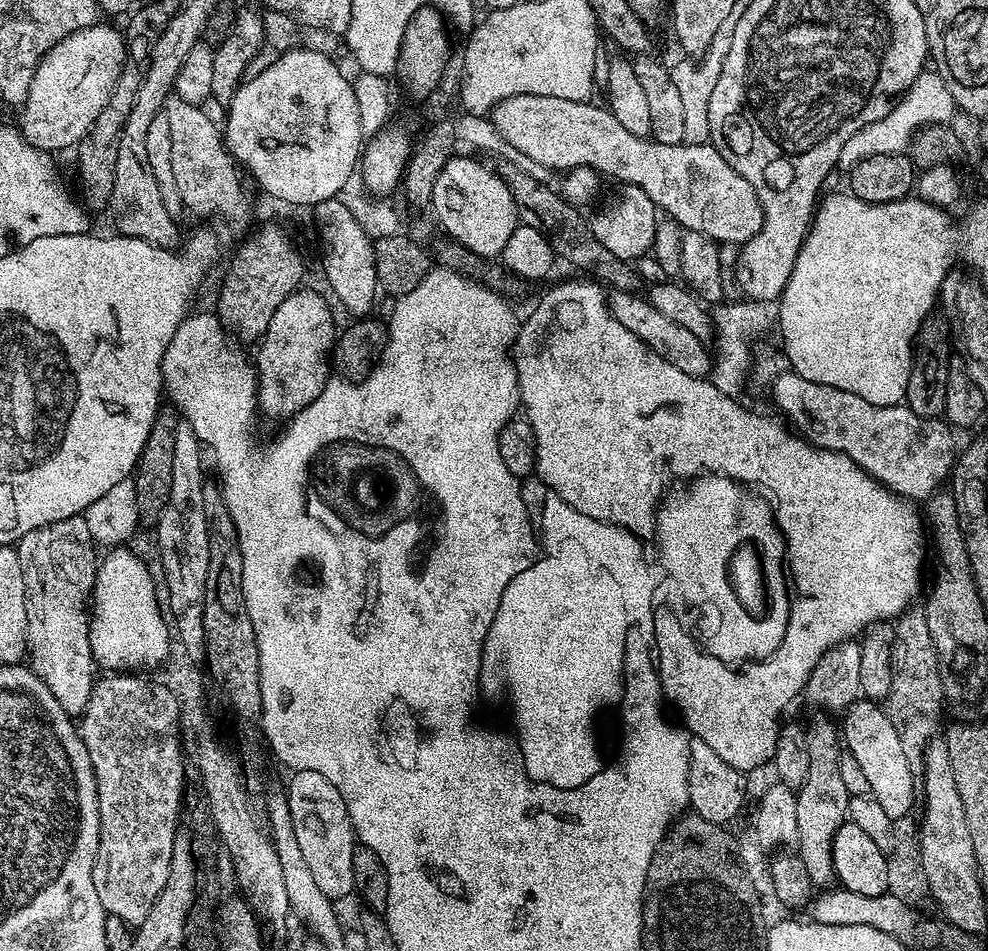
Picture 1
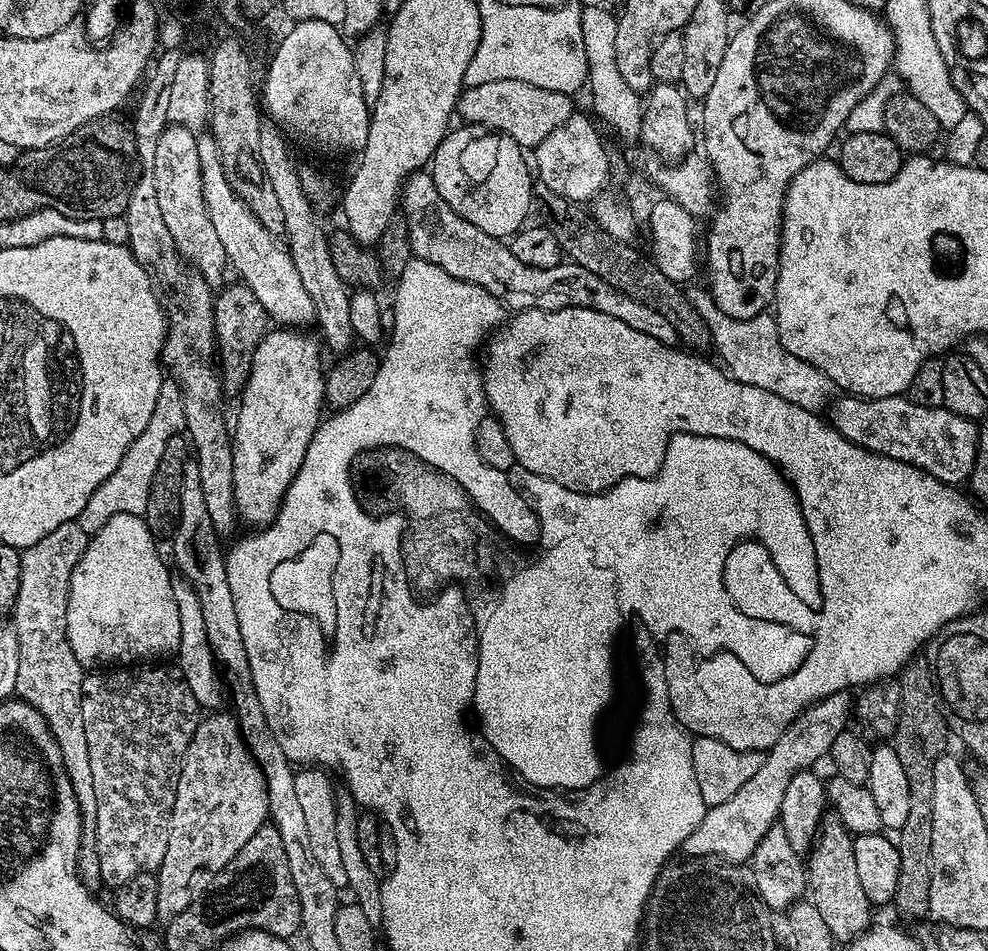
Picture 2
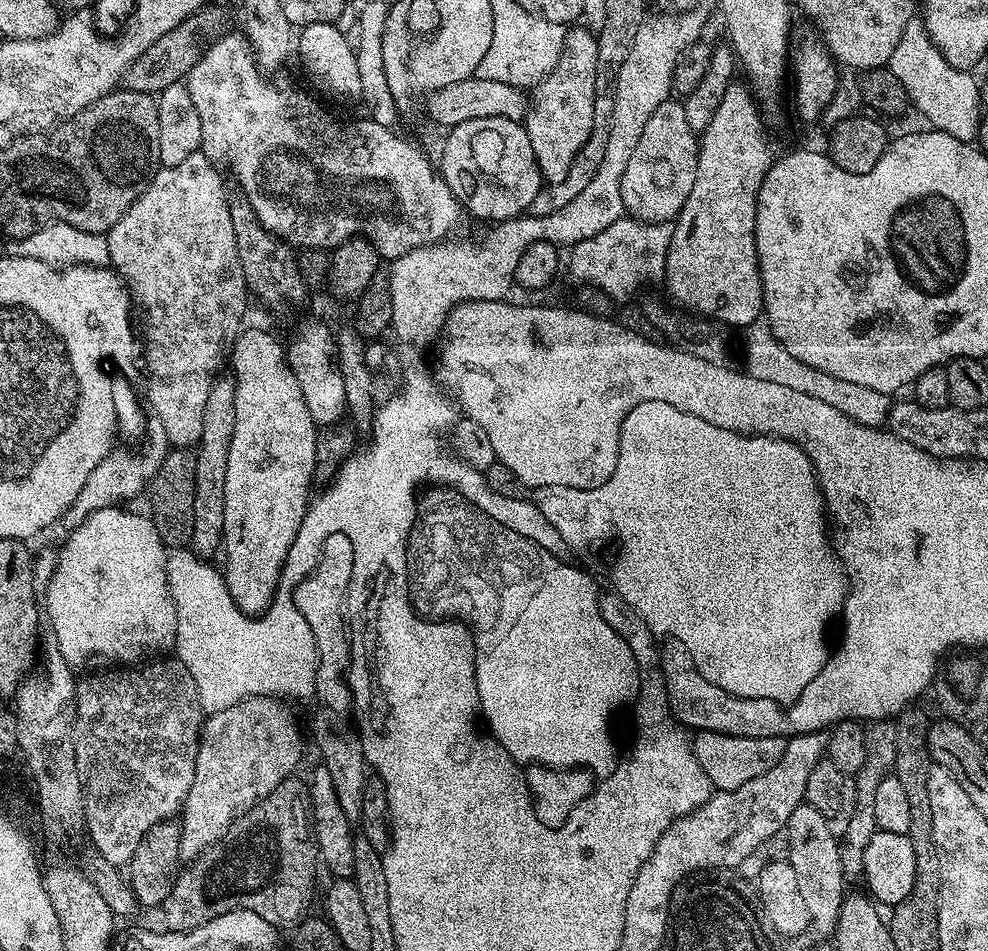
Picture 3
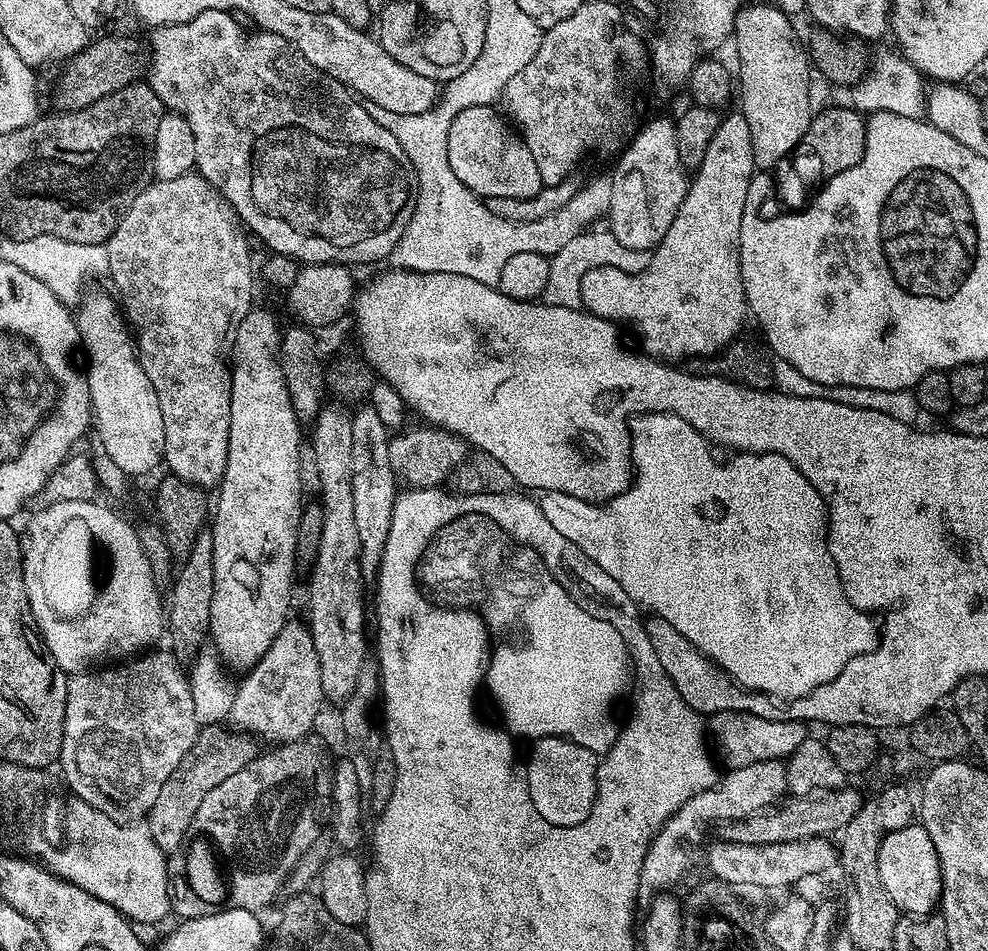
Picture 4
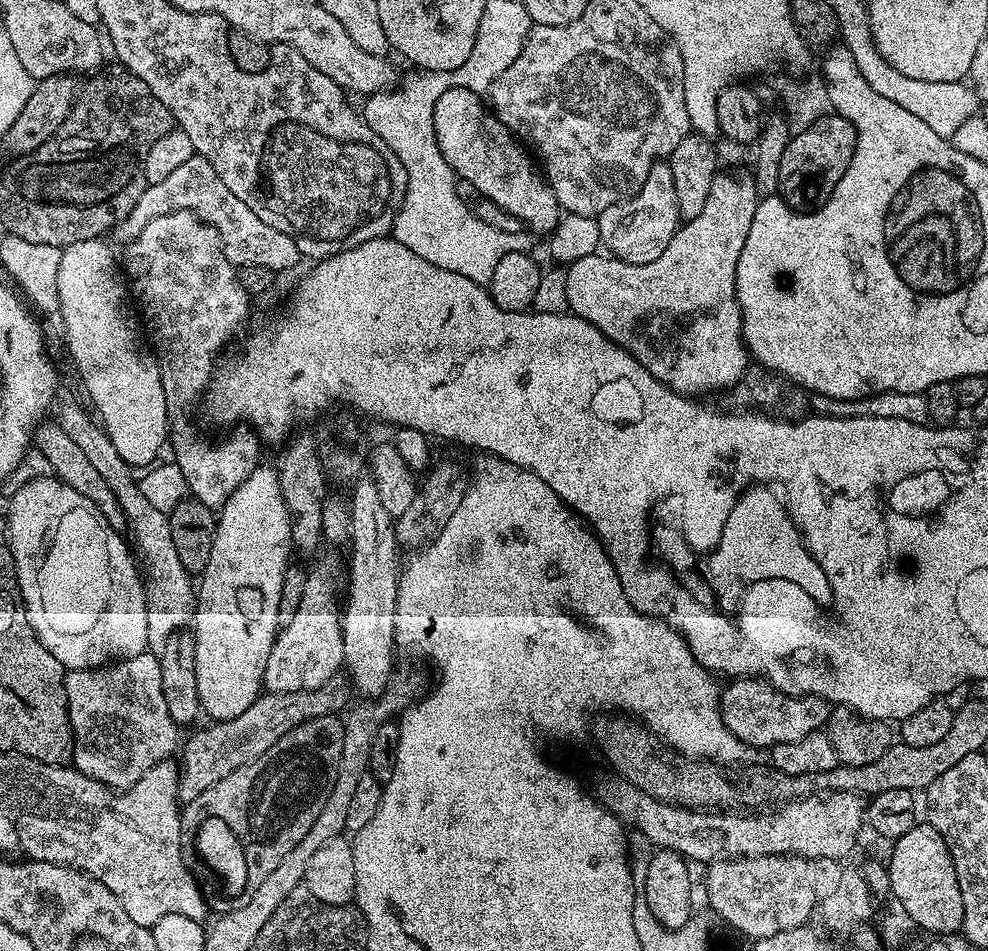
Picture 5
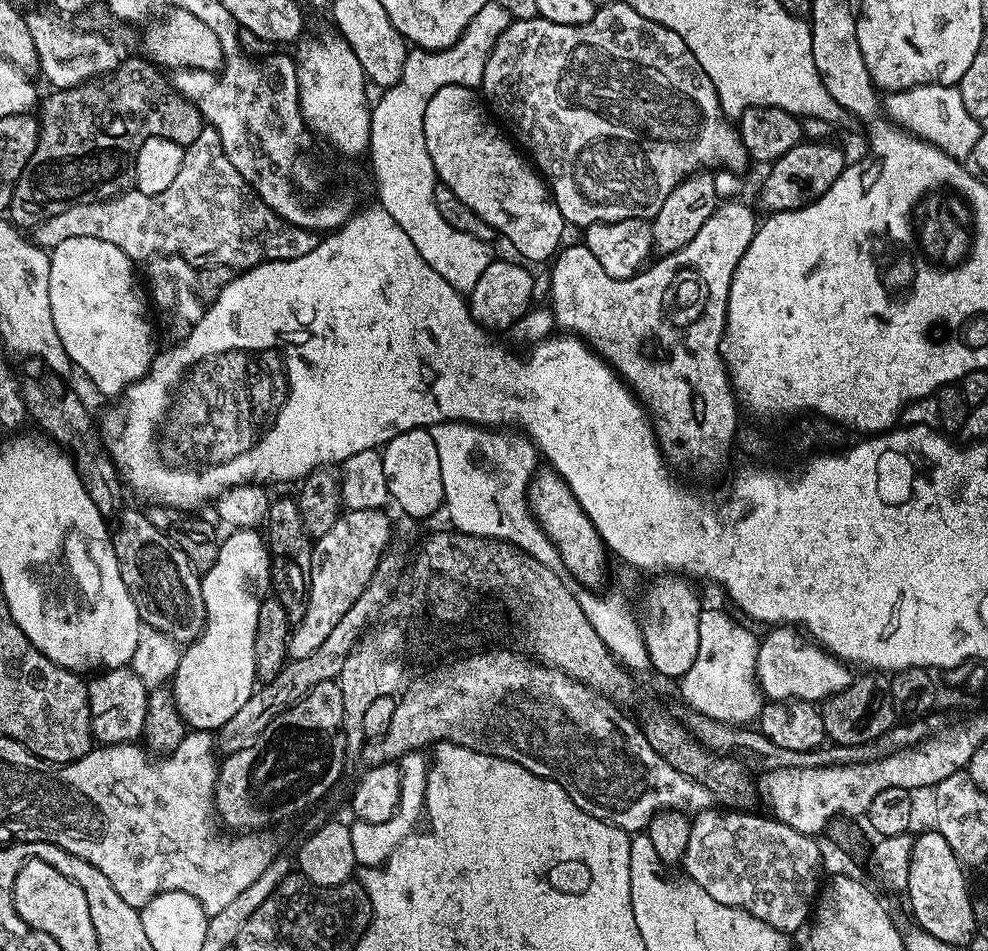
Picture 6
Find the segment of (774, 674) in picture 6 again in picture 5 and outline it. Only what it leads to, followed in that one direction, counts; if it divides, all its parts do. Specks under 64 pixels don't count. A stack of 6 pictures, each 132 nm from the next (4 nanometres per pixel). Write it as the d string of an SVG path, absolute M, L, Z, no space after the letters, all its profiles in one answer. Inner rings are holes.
M739 678L735 687L724 697L724 717L735 728L737 739L759 750L771 750L778 744L789 744L802 739L806 734L823 729L828 723L829 715L829 705L824 705L815 694L785 695L763 678Z

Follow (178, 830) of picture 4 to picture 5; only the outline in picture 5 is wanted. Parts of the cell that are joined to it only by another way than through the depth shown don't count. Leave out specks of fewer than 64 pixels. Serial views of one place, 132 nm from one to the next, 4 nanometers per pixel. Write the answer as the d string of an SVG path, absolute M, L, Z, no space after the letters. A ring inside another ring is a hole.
M333 678L327 680L321 688L309 692L268 692L260 695L250 706L246 706L246 710L242 710L238 718L209 723L209 728L197 727L197 732L182 744L184 764L179 765L179 799L187 802L198 798L202 790L210 790L210 786L222 782L226 774L234 774L234 770L266 754L266 750L270 750L270 746L274 746L278 738L282 738L302 722L339 713L339 708L343 709L349 703L347 700L350 688L345 681L344 684L340 678Z

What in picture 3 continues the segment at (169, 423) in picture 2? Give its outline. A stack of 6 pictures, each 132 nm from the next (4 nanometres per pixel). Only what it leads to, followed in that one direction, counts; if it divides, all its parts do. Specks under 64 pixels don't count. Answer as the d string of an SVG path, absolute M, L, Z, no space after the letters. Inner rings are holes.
M155 418L147 421L146 431L140 445L142 446L137 452L113 450L108 453L106 458L102 458L102 462L98 462L98 466L94 466L94 470L86 478L86 484L82 486L82 490L74 498L74 502L58 521L59 527L65 528L65 533L75 532L90 514L94 514L98 510L127 505L127 500L134 499L139 492L141 495L147 489L154 474L158 474L158 466L162 466L162 458L169 447L166 434L162 430L162 422L158 422Z

